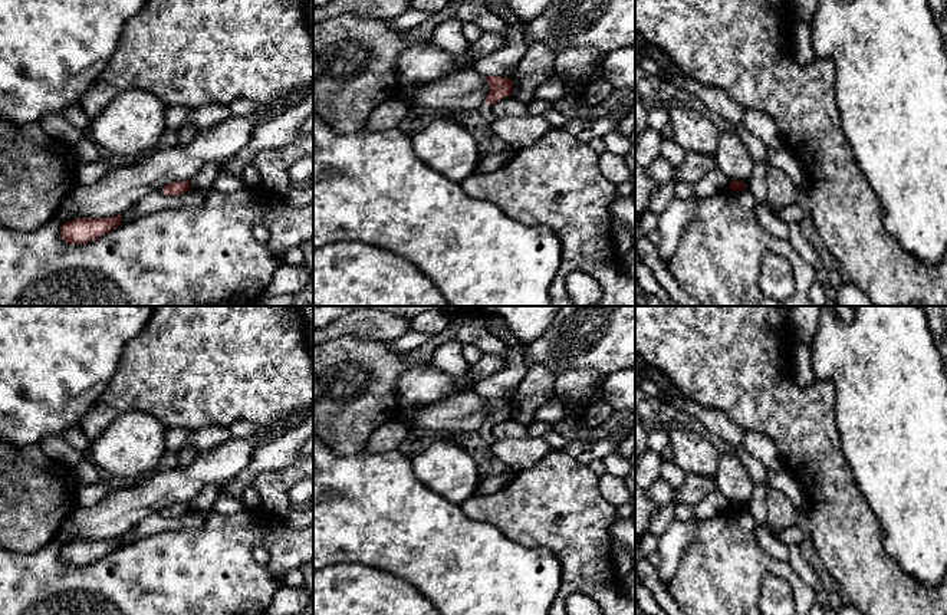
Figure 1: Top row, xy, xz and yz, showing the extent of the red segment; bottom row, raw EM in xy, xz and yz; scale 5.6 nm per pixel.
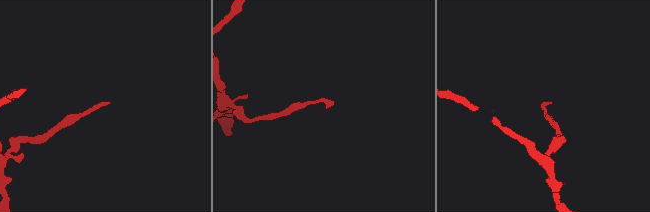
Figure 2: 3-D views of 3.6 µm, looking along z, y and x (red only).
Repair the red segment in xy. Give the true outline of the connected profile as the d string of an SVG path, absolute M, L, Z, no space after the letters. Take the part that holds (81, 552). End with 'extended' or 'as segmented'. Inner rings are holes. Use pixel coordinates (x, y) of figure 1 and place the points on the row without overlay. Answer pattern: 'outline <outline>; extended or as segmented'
outline M121 536L105 540L75 540L62 546L60 558L69 566L89 565L121 546Z; as segmented

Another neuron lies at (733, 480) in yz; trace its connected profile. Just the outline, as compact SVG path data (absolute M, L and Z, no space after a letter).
M736 453L723 454L714 477L717 490L730 503L749 503L754 484Z

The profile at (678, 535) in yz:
M697 519L685 522L674 520L658 537L658 553L661 563L657 568L664 585L670 585L677 575L684 549L696 537Z

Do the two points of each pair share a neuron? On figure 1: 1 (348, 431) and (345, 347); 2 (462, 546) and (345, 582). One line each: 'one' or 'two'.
1: one
2: two

